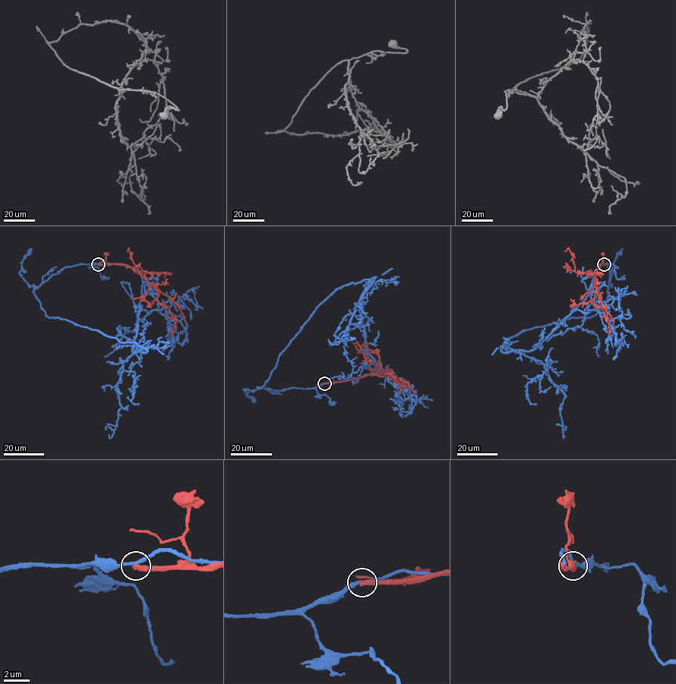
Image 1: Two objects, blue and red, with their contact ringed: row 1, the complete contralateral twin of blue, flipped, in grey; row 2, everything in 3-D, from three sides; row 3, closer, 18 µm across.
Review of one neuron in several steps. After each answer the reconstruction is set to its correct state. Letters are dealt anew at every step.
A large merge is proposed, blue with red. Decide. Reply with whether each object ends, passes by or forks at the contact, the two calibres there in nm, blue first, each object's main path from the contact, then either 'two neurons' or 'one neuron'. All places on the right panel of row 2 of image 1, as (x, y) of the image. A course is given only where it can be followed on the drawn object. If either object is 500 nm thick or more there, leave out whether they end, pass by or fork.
blue passes by | red ends | 240/380 nm | blue via (604, 264), (595, 271), (591, 294), (537, 346), (518, 351), (541, 363), (563, 391), (563, 435) | red via (604, 264), (596, 270), (597, 290), (594, 303), (602, 309), (611, 329), (609, 334) | two neurons

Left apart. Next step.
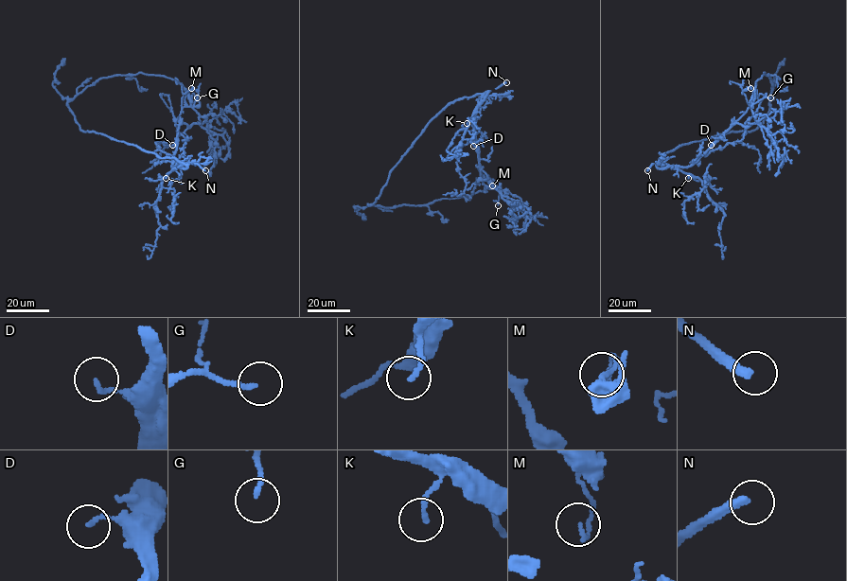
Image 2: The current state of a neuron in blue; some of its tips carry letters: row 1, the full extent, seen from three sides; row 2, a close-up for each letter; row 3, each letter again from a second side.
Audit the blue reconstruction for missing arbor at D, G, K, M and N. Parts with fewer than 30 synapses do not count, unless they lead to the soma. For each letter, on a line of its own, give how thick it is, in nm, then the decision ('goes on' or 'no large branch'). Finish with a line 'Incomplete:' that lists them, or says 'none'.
D: calibre 130 nm; no large branch
G: calibre 160 nm; no large branch
K: calibre 180 nm; goes on
M: calibre 140 nm; no large branch
N: calibre 300 nm; goes on
Incomplete: K, N

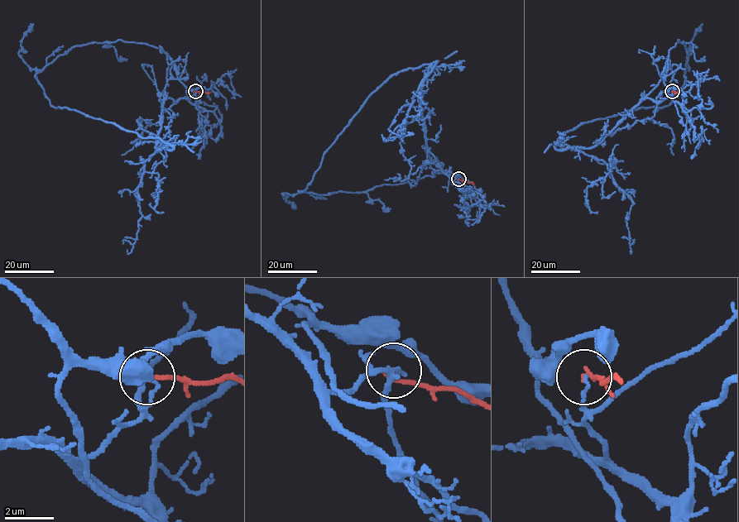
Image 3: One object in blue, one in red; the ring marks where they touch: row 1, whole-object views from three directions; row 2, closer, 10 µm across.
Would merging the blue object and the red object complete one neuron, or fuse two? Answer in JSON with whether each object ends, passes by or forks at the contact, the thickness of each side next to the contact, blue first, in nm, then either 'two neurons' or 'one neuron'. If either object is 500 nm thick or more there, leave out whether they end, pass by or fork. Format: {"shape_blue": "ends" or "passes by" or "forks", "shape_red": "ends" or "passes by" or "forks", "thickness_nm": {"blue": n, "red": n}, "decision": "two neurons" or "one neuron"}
{"shape_blue": "passes by", "shape_red": "ends", "thickness_nm": {"blue": 100, "red": 200}, "decision": "two neurons"}

